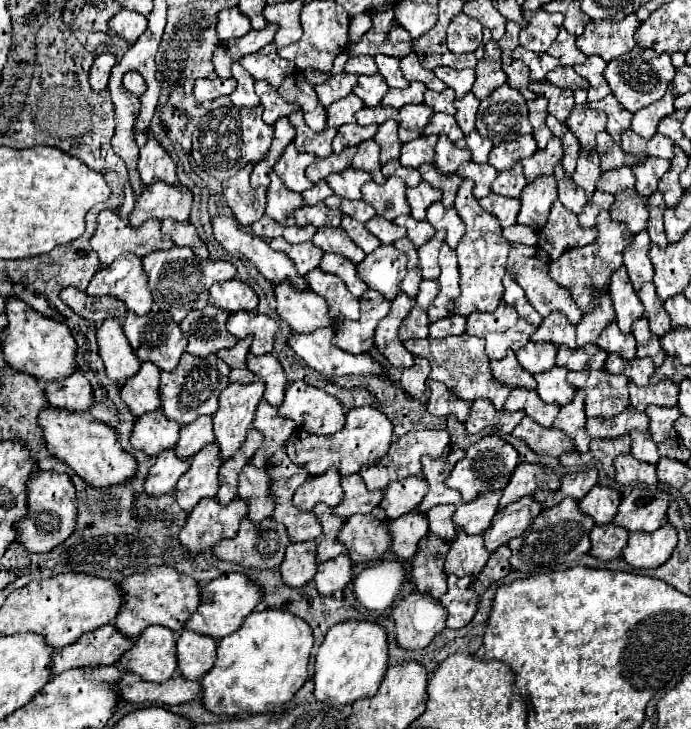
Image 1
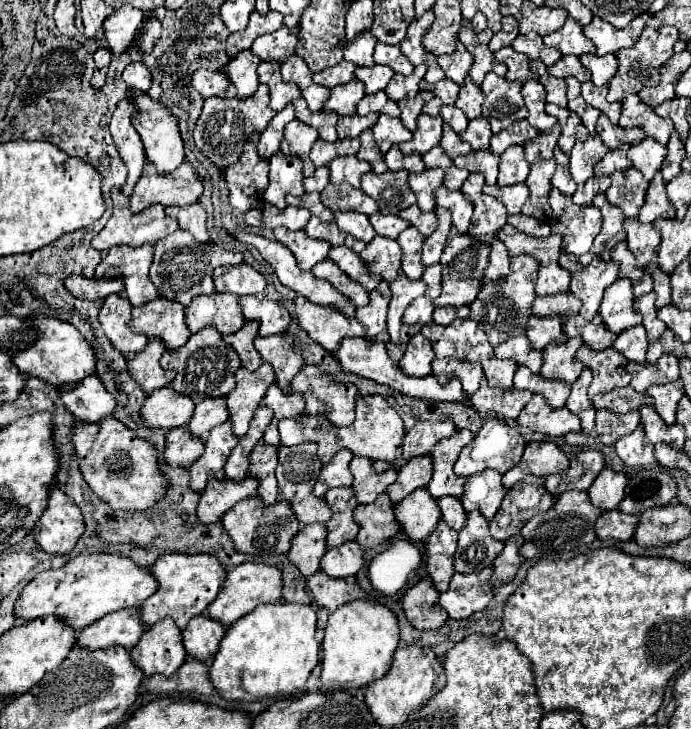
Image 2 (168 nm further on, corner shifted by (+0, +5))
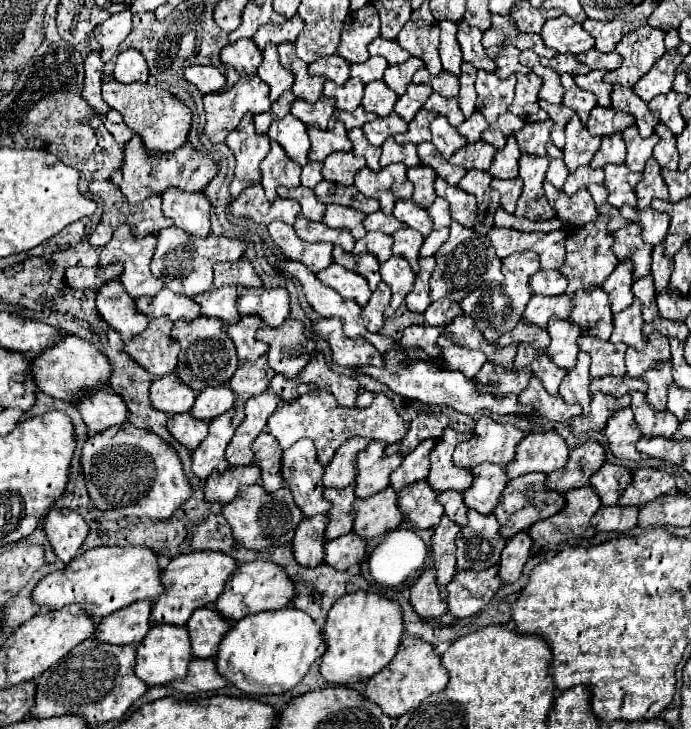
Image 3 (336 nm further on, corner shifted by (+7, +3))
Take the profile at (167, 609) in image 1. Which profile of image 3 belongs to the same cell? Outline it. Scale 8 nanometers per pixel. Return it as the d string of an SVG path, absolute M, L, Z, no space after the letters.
M213 550L189 552L189 554L171 558L167 568L161 570L161 582L165 586L165 592L157 598L157 602L153 602L151 622L185 626L185 622L189 620L193 610L205 608L219 598L229 574L233 574L235 568L237 568L237 564L231 556L227 556L223 552L213 552Z

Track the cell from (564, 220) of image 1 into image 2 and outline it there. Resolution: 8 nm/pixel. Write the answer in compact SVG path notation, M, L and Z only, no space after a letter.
M550 190L550 206L552 206L552 232L564 234L564 252L568 254L586 254L592 248L592 240L600 232L602 214L596 206L576 206L570 196L564 196L560 190Z

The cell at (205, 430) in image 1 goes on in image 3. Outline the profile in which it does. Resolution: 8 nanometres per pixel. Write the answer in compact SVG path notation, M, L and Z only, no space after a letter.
M227 386L205 388L197 396L197 400L195 400L193 408L191 408L191 414L197 420L209 424L213 418L217 418L217 416L225 414L227 410L231 410L233 402L235 402L235 394L231 392L231 388L227 388Z

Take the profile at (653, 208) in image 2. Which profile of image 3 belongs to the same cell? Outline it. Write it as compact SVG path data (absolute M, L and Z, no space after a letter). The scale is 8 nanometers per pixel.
M649 158L647 160L647 166L643 170L643 180L637 184L635 194L637 194L637 208L639 210L647 208L653 198L659 198L659 200L669 202L667 184L661 178L661 168L655 162L655 158Z

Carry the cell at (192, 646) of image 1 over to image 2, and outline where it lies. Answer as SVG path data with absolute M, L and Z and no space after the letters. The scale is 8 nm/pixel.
M200 614L188 622L186 630L182 632L182 638L186 652L192 658L200 662L210 662L214 660L214 654L218 652L218 644L224 638L224 634L226 634L224 624L208 618L206 614Z

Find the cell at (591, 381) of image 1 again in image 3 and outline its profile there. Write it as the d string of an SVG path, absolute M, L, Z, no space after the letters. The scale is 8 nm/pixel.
M581 336L579 350L591 356L591 380L601 376L625 376L625 344L615 346L591 336Z

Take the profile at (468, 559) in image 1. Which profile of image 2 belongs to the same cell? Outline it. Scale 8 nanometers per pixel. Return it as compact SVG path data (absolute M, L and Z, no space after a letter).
M478 512L468 514L468 522L464 530L460 530L458 548L456 548L456 572L470 574L480 572L496 560L496 556L504 550L504 542L494 540L488 530L488 520Z

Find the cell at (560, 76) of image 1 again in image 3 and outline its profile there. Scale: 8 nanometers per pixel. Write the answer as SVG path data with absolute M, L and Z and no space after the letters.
M557 54L555 58L541 58L541 64L553 68L559 74L565 74L567 72L571 76L587 74L589 72L589 68L585 64L581 64L581 62L577 62L573 54Z

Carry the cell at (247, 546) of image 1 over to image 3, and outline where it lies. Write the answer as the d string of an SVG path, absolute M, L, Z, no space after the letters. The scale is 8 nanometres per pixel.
M259 484L241 488L241 494L223 506L223 516L231 526L233 538L249 550L269 550L273 546L285 546L293 540L293 530L301 522L303 514L295 506L289 488L279 488L273 494L263 492Z

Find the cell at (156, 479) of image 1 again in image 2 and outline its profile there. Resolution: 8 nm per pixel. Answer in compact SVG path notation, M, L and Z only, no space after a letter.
M184 426L172 428L166 434L166 452L164 458L168 464L180 464L180 466L192 466L204 452L204 440L194 438L190 430Z

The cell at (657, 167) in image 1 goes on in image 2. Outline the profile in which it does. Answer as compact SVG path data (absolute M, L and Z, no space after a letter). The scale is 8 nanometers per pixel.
M644 138L638 144L632 144L628 150L628 158L632 160L634 168L638 168L646 180L654 176L666 156L666 146L656 142L654 138Z

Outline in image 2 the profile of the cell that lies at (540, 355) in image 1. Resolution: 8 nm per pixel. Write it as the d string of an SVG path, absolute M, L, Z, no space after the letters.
M530 316L528 318L528 326L526 326L526 336L530 338L532 346L536 350L544 350L548 346L548 342L556 340L556 342L564 342L566 334L562 332L562 322L560 316Z

